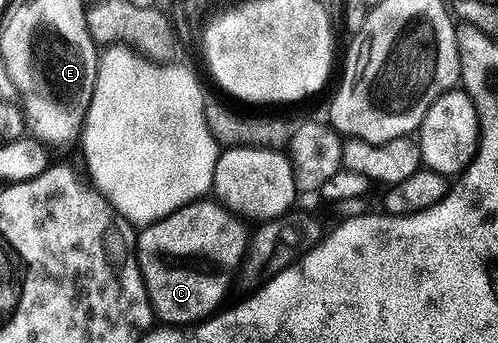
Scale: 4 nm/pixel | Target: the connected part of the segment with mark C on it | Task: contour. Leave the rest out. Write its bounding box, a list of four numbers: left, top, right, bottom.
[137,197,249,325]

